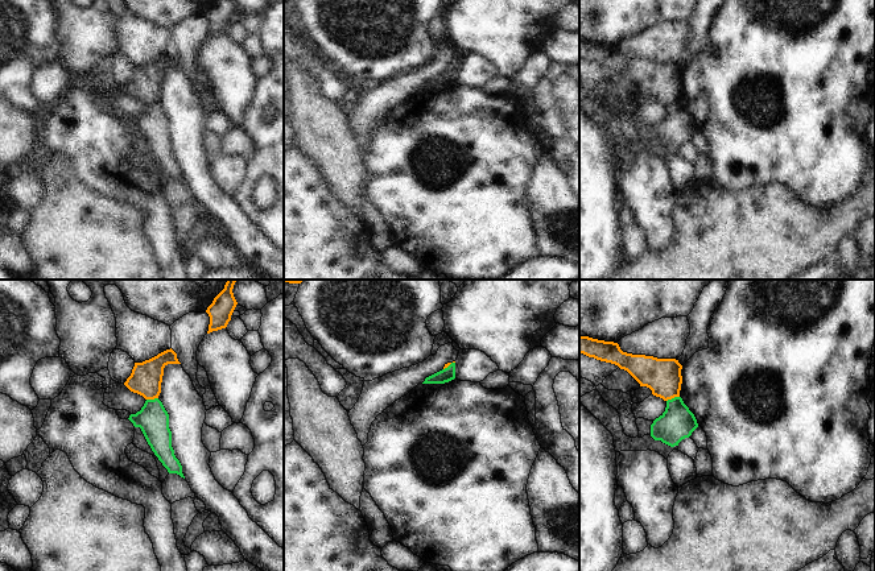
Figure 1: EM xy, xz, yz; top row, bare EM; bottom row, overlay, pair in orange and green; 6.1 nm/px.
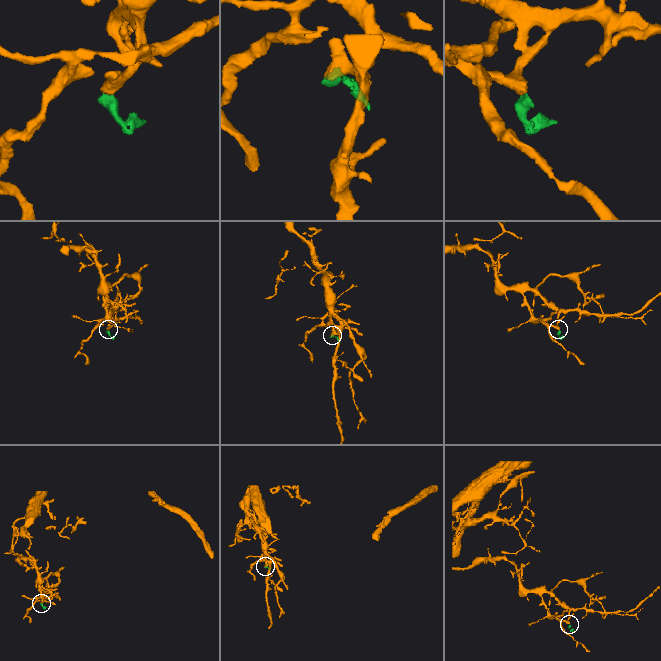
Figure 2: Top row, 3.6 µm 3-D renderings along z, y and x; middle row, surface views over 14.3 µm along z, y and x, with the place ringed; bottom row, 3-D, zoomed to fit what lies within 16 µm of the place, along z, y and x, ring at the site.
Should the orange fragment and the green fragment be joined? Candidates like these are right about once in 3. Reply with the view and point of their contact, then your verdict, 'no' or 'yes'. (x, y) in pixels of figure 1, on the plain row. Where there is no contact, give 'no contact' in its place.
yz (672, 102) | no

